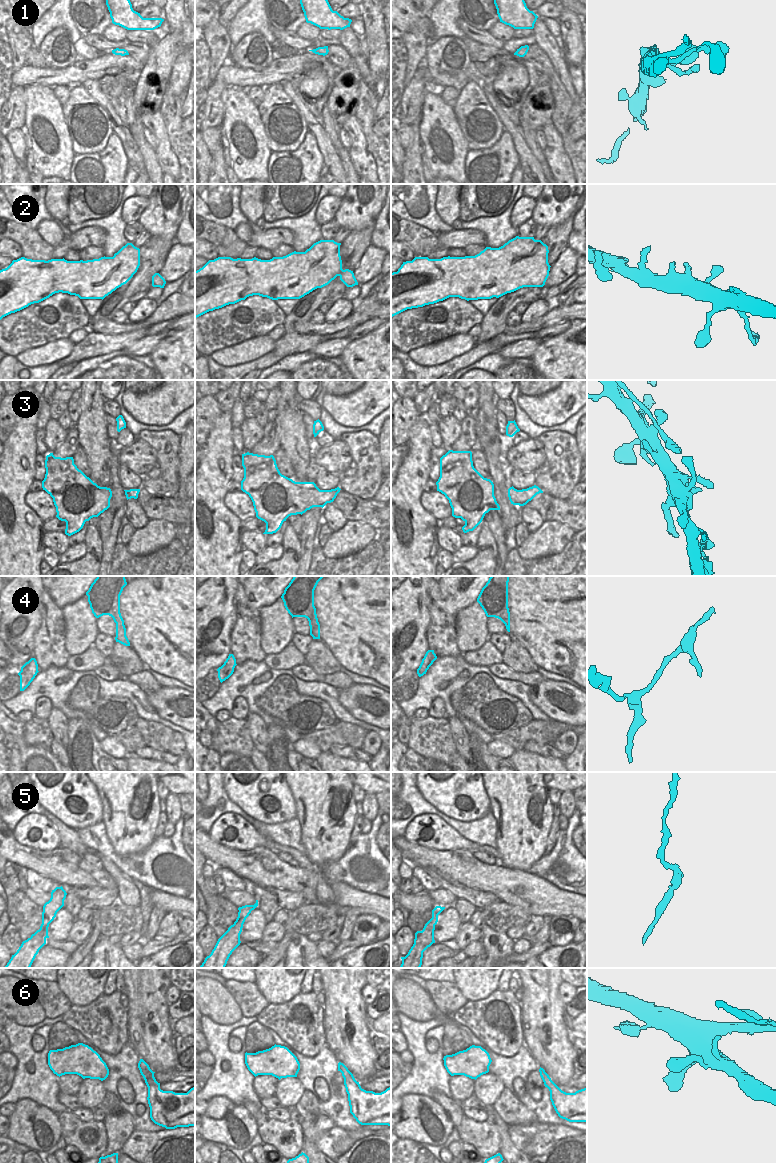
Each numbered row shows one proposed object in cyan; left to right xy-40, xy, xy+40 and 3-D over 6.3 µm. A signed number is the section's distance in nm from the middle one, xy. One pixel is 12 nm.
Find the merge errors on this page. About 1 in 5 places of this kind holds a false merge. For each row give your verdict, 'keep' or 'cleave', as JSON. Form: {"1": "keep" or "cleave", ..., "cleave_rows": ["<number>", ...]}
{"1": "keep", "2": "keep", "3": "keep", "4": "keep", "5": "keep", "6": "keep", "cleave_rows": []}

